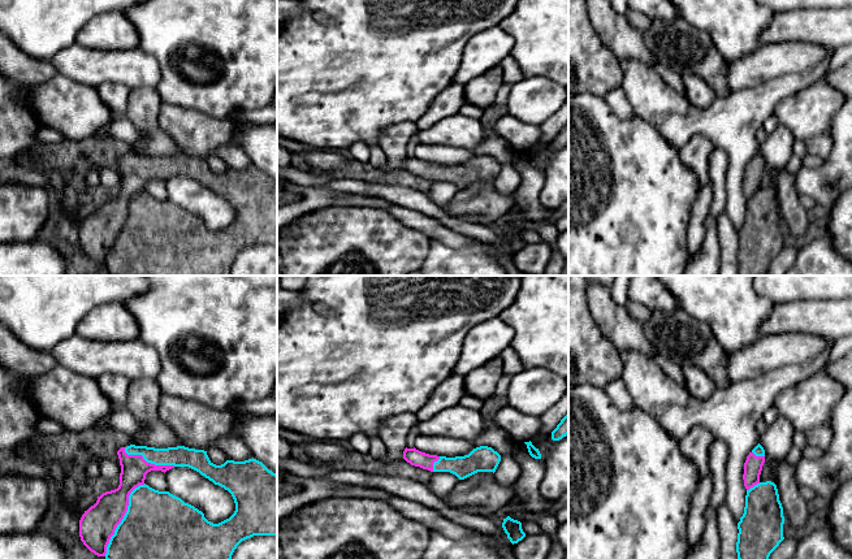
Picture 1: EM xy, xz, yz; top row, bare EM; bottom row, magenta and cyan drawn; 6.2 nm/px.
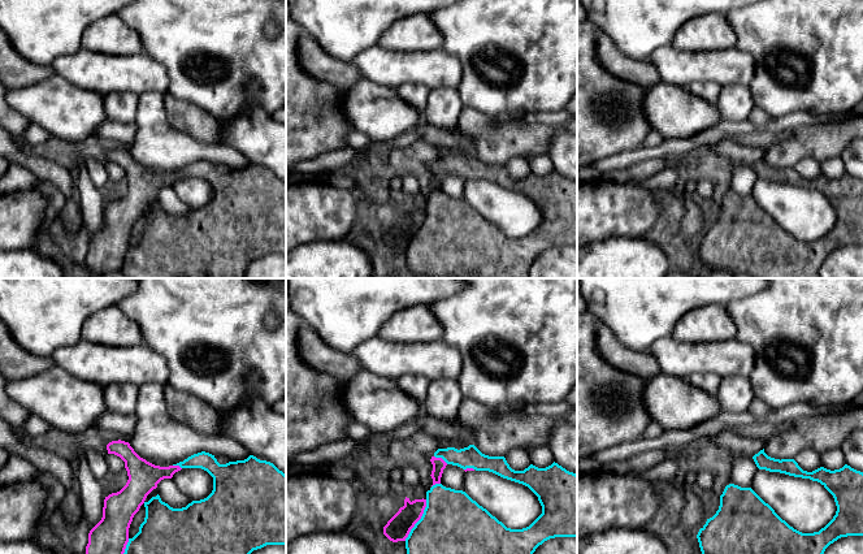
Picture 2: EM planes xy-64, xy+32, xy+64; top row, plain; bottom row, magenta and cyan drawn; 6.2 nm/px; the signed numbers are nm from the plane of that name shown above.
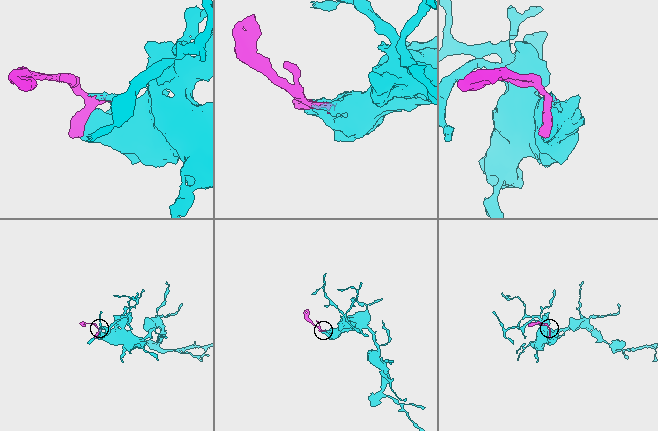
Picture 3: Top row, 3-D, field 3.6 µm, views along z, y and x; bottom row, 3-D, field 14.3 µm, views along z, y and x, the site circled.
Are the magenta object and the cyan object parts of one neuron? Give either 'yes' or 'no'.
yes

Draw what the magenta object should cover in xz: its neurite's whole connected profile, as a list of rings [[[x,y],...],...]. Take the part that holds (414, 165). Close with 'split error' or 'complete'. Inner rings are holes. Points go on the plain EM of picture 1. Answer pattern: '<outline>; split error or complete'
[[[480,155],[468,164],[446,166],[421,161],[414,157],[405,157],[403,168],[411,174],[428,178],[431,181],[450,181],[459,188],[464,188],[477,181],[496,181],[501,164],[492,156]]]; split error

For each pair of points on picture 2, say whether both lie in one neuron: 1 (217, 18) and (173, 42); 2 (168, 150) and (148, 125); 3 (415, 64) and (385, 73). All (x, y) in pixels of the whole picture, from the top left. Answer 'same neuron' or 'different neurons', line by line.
1: same neuron
2: same neuron
3: same neuron

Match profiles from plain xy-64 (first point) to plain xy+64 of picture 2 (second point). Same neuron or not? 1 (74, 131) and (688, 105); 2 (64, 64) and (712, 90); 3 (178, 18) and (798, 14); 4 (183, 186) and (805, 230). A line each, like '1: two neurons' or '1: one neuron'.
1: one neuron
2: two neurons
3: one neuron
4: one neuron

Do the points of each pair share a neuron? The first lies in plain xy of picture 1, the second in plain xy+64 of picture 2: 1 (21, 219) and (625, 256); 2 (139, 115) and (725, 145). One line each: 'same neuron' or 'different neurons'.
1: different neurons
2: different neurons

